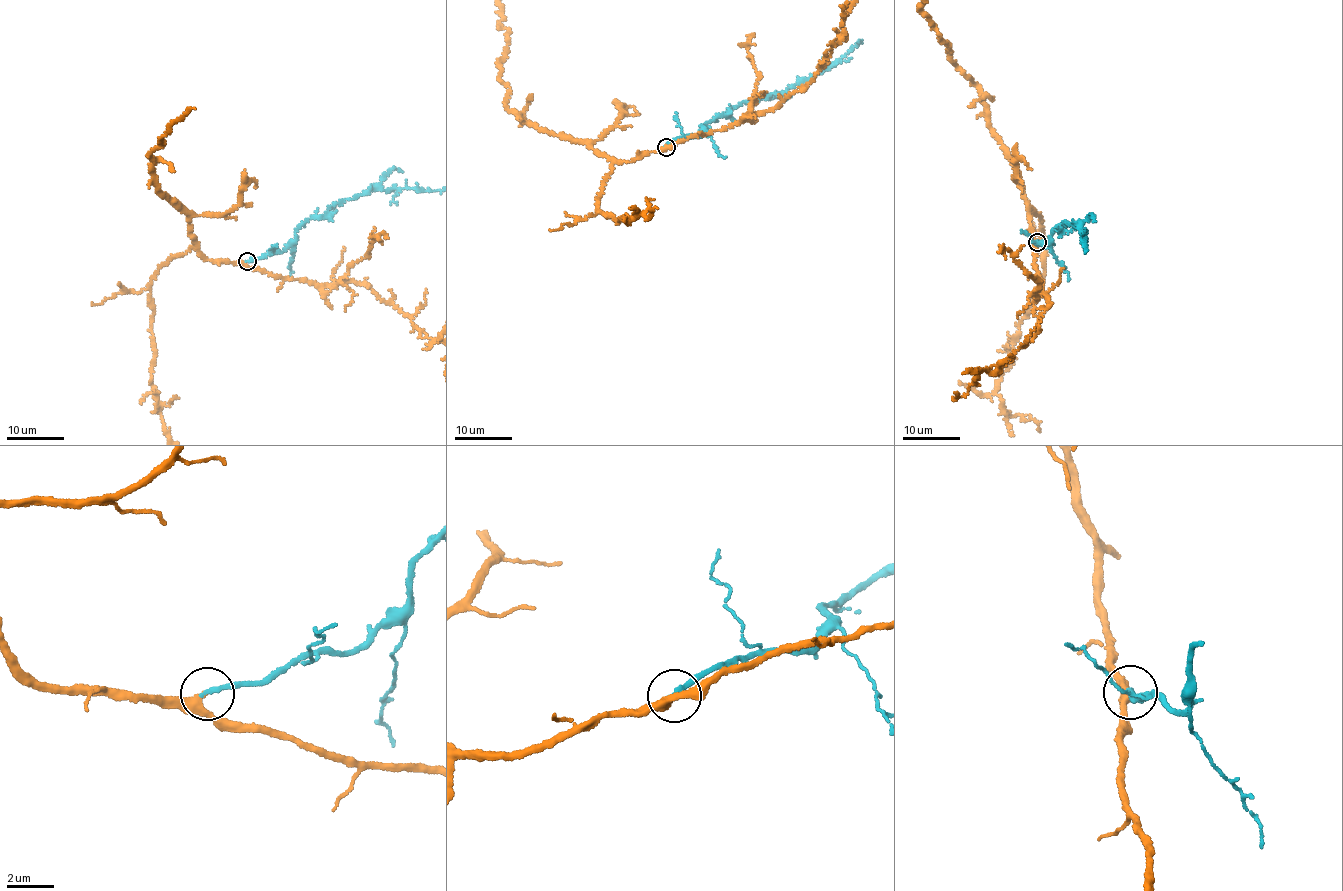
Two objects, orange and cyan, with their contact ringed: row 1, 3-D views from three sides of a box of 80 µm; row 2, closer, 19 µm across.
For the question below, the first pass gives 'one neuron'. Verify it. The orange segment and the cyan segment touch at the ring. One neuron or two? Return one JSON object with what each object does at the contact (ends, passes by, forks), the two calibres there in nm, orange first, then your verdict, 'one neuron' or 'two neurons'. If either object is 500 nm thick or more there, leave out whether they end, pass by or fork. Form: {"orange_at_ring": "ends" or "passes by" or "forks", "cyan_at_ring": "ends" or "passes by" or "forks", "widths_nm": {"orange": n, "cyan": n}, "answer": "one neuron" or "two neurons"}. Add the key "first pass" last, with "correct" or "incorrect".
{"orange_at_ring": "passes by", "cyan_at_ring": "ends", "widths_nm": {"orange": 280, "cyan": 220}, "answer": "one neuron", "first pass": "correct"}

